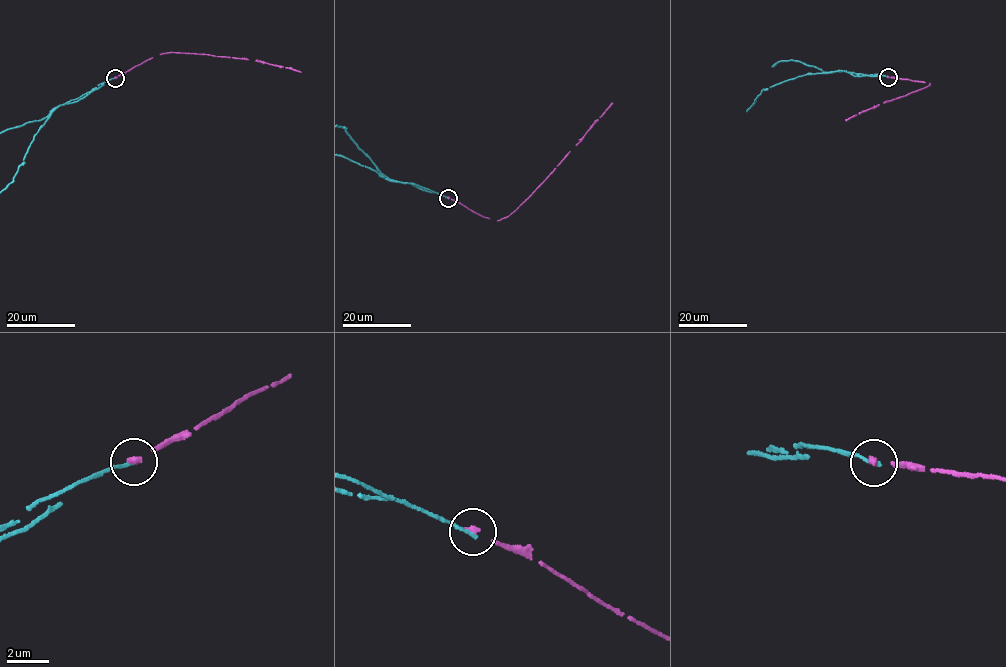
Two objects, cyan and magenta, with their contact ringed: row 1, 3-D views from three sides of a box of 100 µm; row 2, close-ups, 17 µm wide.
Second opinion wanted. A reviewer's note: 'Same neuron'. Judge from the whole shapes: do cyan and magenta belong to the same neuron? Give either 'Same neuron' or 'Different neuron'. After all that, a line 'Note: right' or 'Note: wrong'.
Different neuron
Note: wrong

